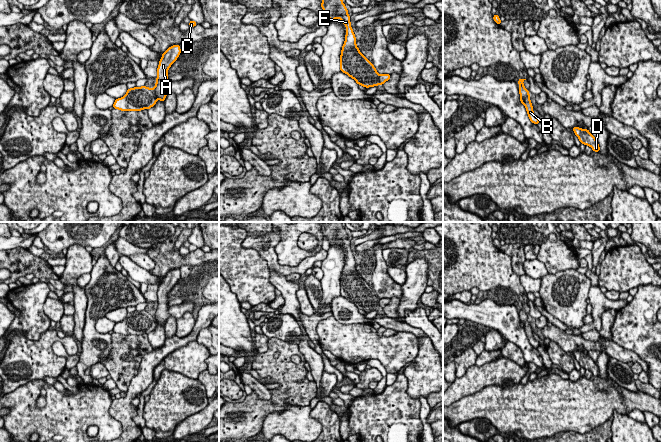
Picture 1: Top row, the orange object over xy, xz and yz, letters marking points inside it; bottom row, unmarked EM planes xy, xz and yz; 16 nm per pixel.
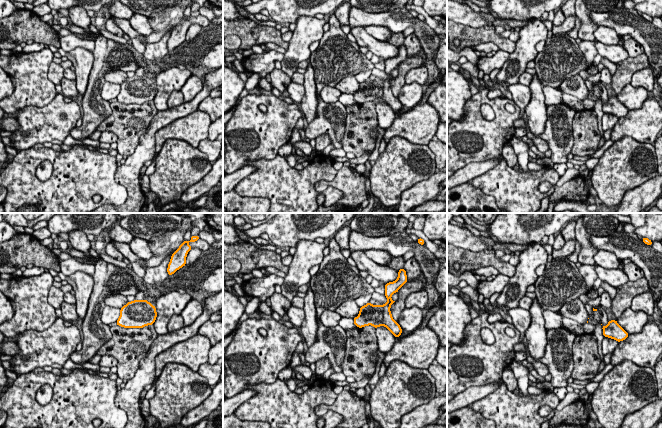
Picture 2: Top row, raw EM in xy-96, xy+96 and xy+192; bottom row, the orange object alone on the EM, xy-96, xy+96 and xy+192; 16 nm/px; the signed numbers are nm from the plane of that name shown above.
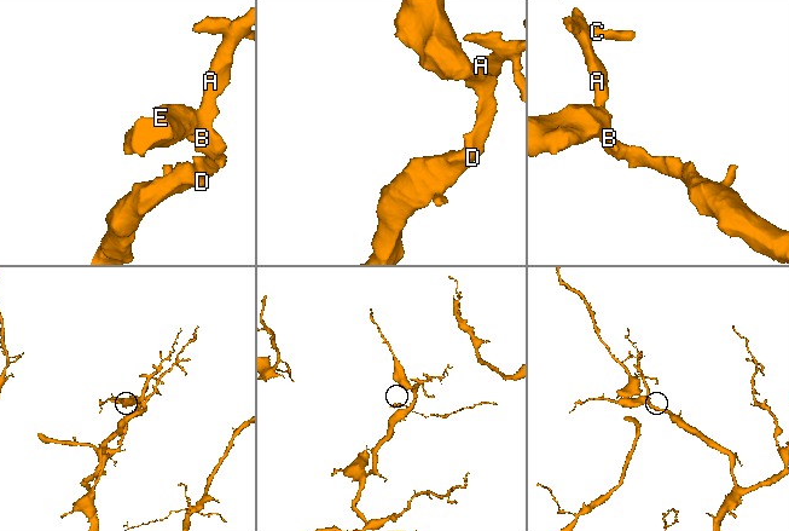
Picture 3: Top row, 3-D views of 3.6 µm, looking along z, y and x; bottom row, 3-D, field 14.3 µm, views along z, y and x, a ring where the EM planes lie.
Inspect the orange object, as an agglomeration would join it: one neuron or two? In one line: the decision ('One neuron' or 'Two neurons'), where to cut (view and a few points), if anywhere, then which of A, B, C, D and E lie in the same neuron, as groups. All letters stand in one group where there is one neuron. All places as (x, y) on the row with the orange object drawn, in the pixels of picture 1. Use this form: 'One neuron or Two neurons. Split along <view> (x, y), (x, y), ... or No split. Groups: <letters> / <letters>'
Two neurons. Split along xy (152, 89), (157, 98). Groups: A B C D / E

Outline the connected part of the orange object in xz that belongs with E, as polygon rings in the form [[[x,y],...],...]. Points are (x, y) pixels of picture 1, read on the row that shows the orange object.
[[[322,0],[321,7],[330,21],[340,18],[347,29],[340,55],[340,71],[365,88],[378,86],[380,74],[357,47],[356,37],[350,23],[351,18],[343,1]]]

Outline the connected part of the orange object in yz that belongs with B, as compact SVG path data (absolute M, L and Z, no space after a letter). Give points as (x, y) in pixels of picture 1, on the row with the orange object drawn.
M519 78L518 84L519 84L519 94L520 97L524 100L524 106L526 108L528 117L530 118L530 121L537 125L540 121L539 118L534 114L533 112L533 106L530 101L530 94L529 91L525 88L523 81L526 79Z

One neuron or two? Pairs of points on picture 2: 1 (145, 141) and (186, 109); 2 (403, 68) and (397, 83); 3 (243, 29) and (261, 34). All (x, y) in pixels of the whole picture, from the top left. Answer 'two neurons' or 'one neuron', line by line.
1: one neuron
2: one neuron
3: one neuron

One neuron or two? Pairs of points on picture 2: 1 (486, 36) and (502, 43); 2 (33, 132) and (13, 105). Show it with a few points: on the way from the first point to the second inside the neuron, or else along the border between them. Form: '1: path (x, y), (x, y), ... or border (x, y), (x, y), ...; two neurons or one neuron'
1: path (490, 36), (498, 40); one neuron
2: border (40, 106), (24, 106), (14, 114); two neurons

